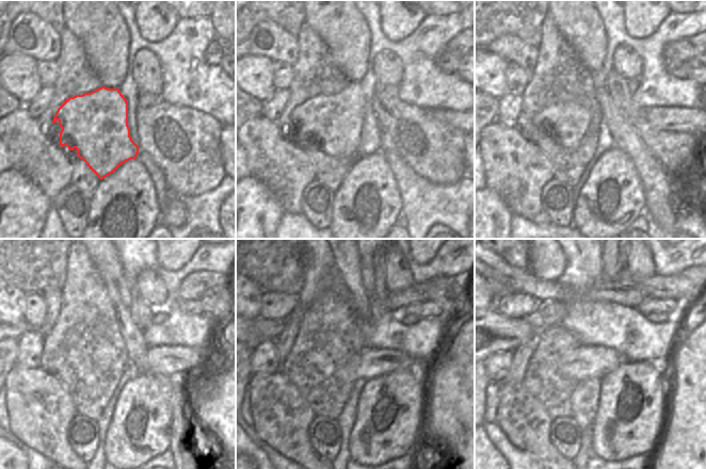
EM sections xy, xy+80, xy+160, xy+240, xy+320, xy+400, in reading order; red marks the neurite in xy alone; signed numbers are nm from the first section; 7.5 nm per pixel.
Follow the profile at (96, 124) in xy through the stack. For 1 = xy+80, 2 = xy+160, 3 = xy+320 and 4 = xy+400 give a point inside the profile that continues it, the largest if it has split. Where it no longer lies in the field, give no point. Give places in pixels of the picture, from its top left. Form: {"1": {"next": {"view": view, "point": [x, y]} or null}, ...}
{"1": {"next": {"view": "xy+80", "point": [335, 120]}}, "2": {"next": {"view": "xy+160", "point": [571, 119]}}, "3": {"next": {"view": "xy+320", "point": [367, 270]}}, "4": {"next": {"view": "xy+400", "point": [610, 267]}}}

